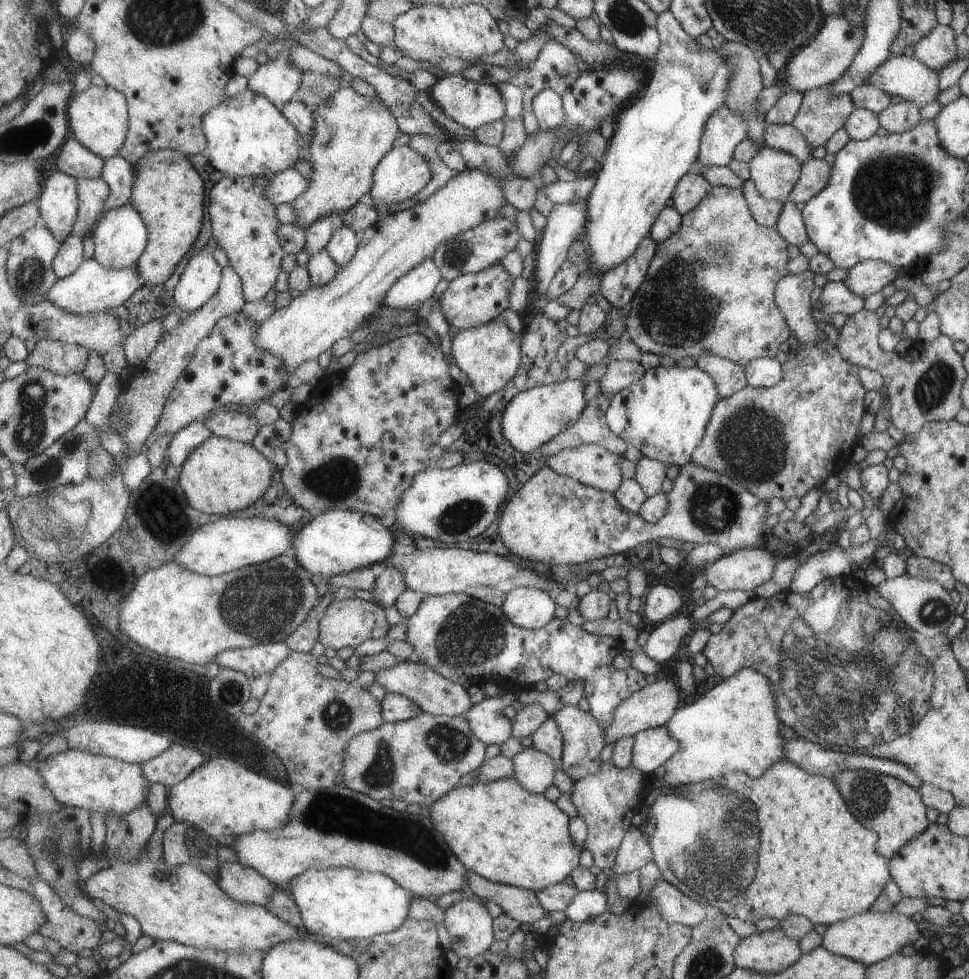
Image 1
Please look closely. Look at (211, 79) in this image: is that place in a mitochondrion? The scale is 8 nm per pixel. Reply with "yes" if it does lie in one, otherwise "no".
no

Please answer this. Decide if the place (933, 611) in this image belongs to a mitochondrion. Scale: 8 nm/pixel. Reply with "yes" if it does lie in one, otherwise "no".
yes

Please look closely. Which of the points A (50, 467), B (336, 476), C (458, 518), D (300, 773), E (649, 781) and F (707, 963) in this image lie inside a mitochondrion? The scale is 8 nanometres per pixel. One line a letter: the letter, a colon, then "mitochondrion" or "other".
A: mitochondrion
B: mitochondrion
C: mitochondrion
D: other
E: other
F: mitochondrion

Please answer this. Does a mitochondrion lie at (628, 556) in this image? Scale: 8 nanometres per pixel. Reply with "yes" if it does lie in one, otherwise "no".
no

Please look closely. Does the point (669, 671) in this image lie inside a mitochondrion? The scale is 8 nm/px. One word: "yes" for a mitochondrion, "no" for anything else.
no

